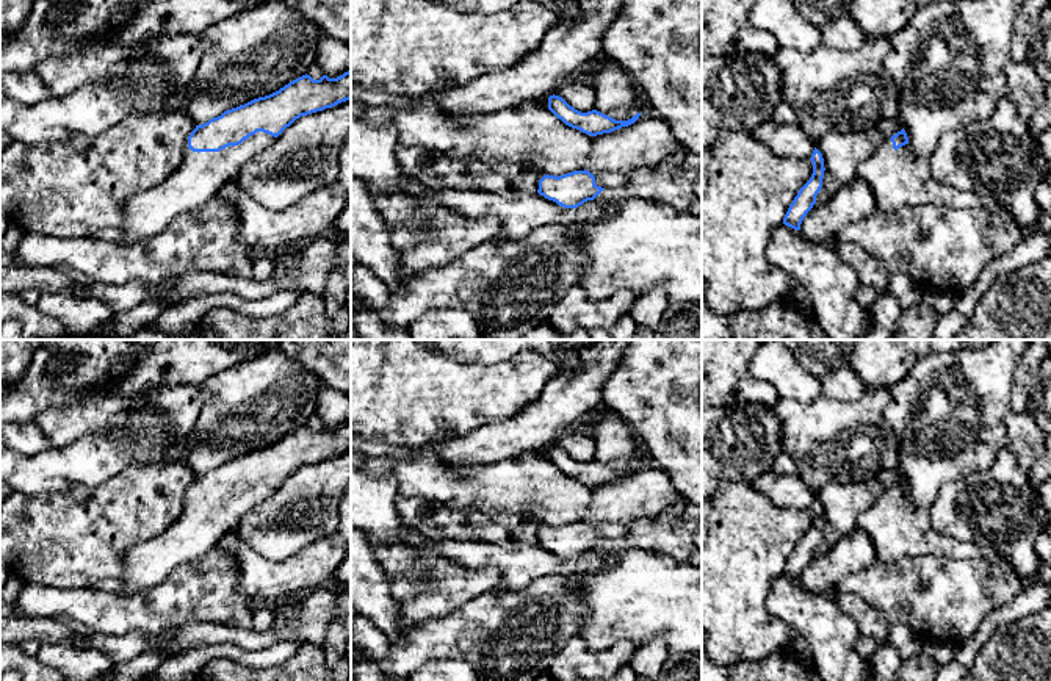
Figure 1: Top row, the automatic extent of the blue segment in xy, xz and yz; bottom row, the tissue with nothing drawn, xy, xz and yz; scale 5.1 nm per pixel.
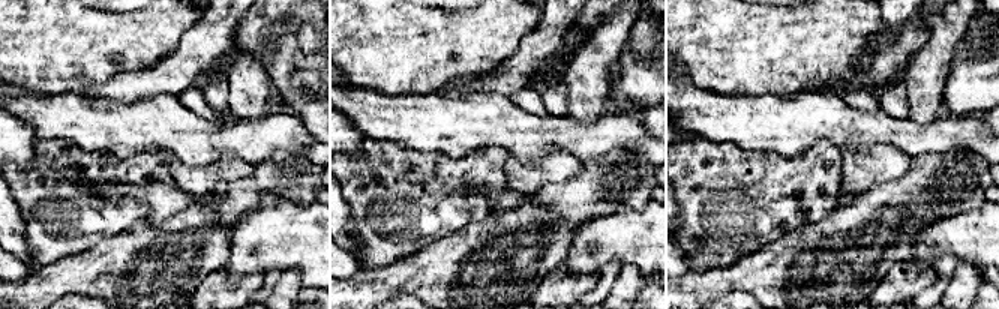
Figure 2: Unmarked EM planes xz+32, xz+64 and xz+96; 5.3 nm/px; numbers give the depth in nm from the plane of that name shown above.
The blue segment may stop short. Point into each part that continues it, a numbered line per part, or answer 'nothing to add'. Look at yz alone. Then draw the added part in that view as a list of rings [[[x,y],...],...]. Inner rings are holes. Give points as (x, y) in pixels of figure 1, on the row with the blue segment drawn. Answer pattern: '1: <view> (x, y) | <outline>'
1: yz (898, 177) | [[[885,138],[879,150],[857,169],[857,175],[869,185],[880,211],[923,204],[949,208],[982,205],[988,210],[1009,211],[993,197],[981,197],[935,182],[929,174],[927,160],[918,158],[908,144],[894,150],[890,138]]]

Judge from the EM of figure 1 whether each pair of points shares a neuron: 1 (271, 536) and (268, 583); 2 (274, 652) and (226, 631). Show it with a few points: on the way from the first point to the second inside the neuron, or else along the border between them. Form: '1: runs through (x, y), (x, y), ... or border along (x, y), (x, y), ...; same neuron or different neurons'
1: border along (238, 536), (270, 559), (287, 559), (303, 548); different neurons
2: border along (279, 639), (263, 648), (241, 648), (229, 644); different neurons

